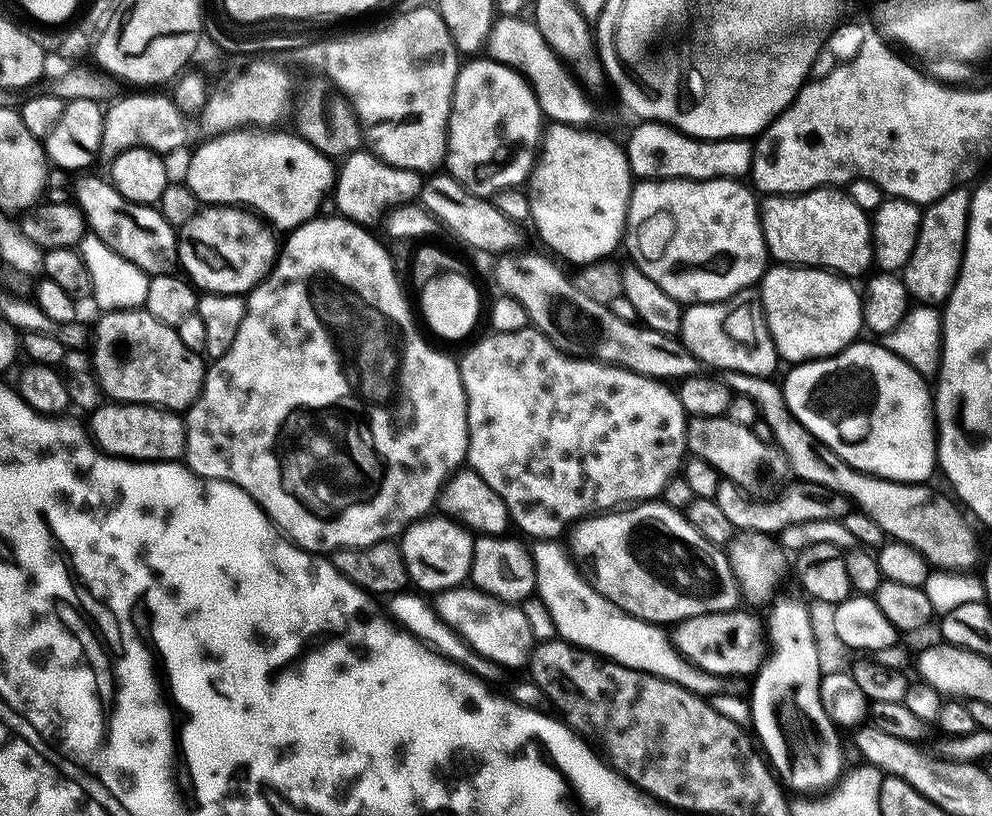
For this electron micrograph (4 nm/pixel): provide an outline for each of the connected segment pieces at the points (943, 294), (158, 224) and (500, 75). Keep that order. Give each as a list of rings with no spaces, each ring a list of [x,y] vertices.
[[[962,187],[923,209],[914,254],[910,254],[910,262],[902,270],[904,285],[913,301],[924,306],[940,306],[954,290],[964,257],[964,244],[968,240],[968,211],[971,205],[969,189]]]
[[[84,174],[76,184],[75,203],[81,212],[91,235],[112,248],[122,258],[138,267],[149,277],[161,276],[177,267],[176,241],[178,232],[160,212],[159,207],[151,204],[135,204],[122,194],[107,179]]]
[[[472,58],[472,60],[463,65],[460,71],[456,74],[456,81],[454,82],[454,90],[452,91],[452,109],[448,115],[448,154],[446,157],[446,168],[447,171],[453,176],[462,187],[467,188],[468,191],[477,194],[488,193],[492,194],[497,191],[497,184],[495,182],[498,178],[504,176],[508,172],[508,168],[515,166],[518,160],[518,152],[528,159],[528,162],[535,161],[538,155],[538,149],[542,139],[542,113],[540,111],[540,104],[536,101],[536,95],[532,93],[532,87],[528,85],[528,81],[524,79],[520,73],[513,71],[512,68],[505,67],[504,64],[499,64],[491,58],[483,58],[484,60],[474,60],[478,58]]]

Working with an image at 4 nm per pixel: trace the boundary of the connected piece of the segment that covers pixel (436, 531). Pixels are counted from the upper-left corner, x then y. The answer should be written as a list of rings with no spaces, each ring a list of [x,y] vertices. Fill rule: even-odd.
[[[429,514],[409,524],[398,540],[408,567],[408,579],[413,585],[417,584],[421,588],[417,589],[424,594],[439,594],[447,588],[461,587],[472,570],[473,533],[451,515],[436,515]]]

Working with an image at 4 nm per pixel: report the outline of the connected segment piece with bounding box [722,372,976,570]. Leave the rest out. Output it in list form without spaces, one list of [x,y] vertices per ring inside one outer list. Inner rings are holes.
[[[724,372],[722,379],[725,384],[728,385],[729,388],[733,389],[736,396],[748,396],[753,400],[754,403],[758,406],[762,419],[766,421],[766,423],[770,426],[770,430],[772,431],[772,438],[777,448],[779,448],[782,455],[788,459],[788,467],[790,469],[791,475],[795,477],[797,481],[803,482],[808,486],[815,486],[820,490],[827,490],[829,493],[837,494],[836,492],[841,492],[844,496],[849,496],[850,499],[854,500],[857,504],[855,504],[859,511],[864,512],[870,518],[874,518],[874,522],[878,522],[878,526],[882,526],[882,530],[884,531],[885,537],[891,538],[892,540],[901,540],[904,544],[910,544],[914,546],[916,550],[922,553],[926,559],[928,559],[929,565],[935,566],[940,570],[972,570],[975,569],[976,564],[976,536],[972,533],[972,528],[968,525],[969,517],[965,515],[962,511],[961,505],[957,503],[955,499],[951,495],[943,496],[940,492],[935,492],[934,489],[928,488],[932,486],[925,486],[924,484],[900,484],[897,480],[883,480],[880,476],[870,476],[867,472],[859,472],[857,468],[851,468],[847,462],[838,454],[834,454],[834,450],[830,450],[821,442],[819,438],[817,438],[814,434],[810,434],[810,430],[806,430],[806,426],[802,426],[802,422],[798,422],[798,418],[794,418],[794,414],[790,410],[790,406],[786,406],[786,398],[784,397],[783,387],[779,383],[775,384],[775,379],[766,377],[766,376],[747,376],[746,374],[742,374],[741,372]]]

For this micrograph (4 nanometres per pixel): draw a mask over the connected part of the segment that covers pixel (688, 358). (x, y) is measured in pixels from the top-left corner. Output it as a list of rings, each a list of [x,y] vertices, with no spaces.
[[[504,254],[495,261],[494,277],[499,291],[522,302],[522,306],[526,306],[531,327],[553,340],[562,351],[586,360],[598,360],[601,364],[628,368],[643,376],[683,378],[697,375],[698,361],[679,339],[618,318],[609,305],[586,298],[568,276],[564,277],[563,270],[559,268],[561,265],[555,259],[547,255],[520,255]]]

